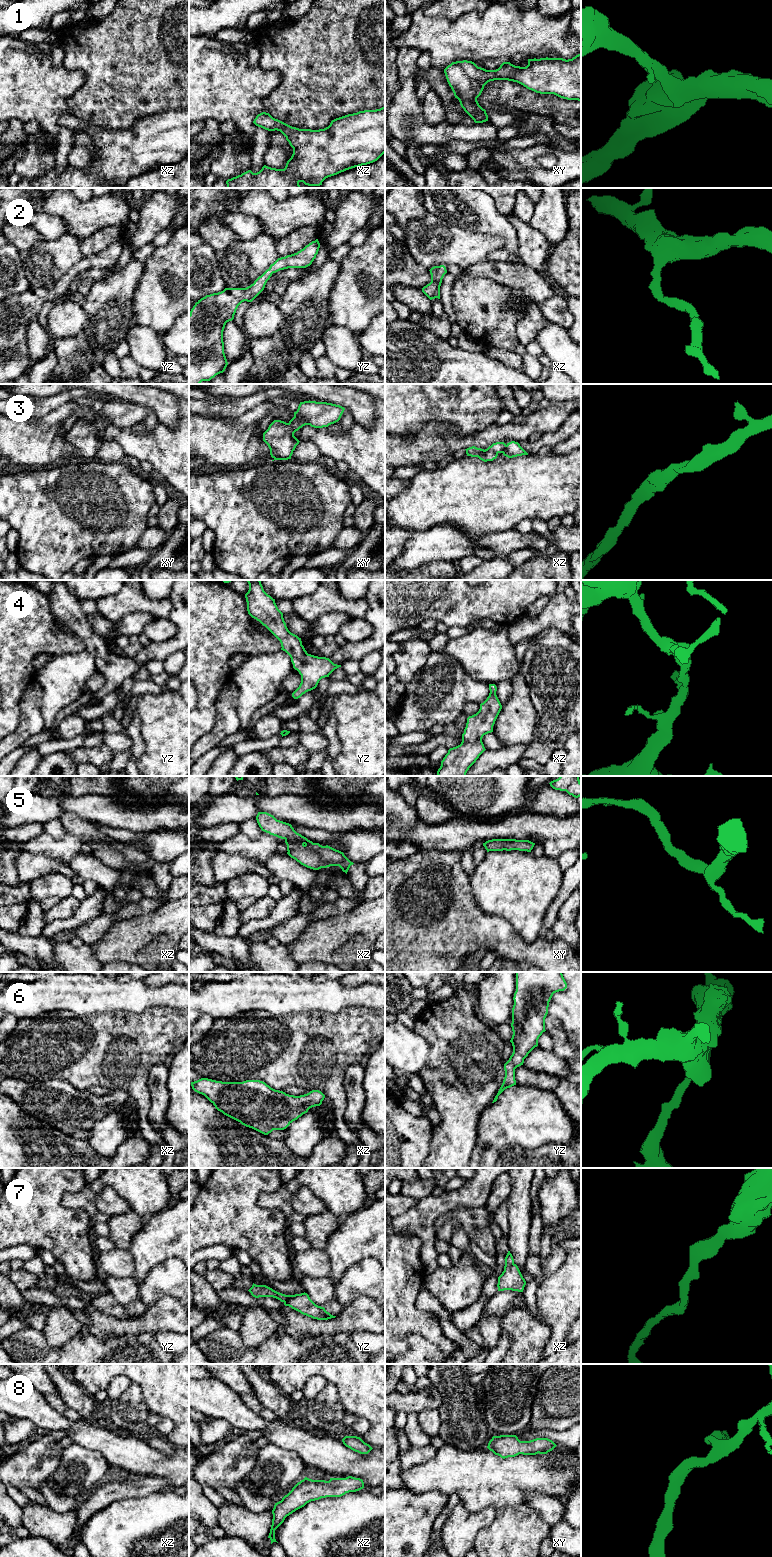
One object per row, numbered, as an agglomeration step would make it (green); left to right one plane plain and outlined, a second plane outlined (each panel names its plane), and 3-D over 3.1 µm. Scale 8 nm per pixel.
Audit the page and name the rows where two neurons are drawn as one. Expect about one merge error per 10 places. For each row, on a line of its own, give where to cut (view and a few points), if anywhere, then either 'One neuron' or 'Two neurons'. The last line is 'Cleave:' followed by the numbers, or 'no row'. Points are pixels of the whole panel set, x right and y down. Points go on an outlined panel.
1: No split. One neuron
2: No split. One neuron
3: No split. One neuron
4: No split. One neuron
5: No split. One neuron
6: No split. One neuron
7: No split. One neuron
8: No split. One neuron
Cleave: no row

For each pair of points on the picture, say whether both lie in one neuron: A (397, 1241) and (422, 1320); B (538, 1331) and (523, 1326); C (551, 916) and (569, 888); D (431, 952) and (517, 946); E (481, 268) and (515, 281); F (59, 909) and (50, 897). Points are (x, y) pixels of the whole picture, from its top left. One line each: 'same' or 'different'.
A: same
B: same
C: same
D: same
E: same
F: different

